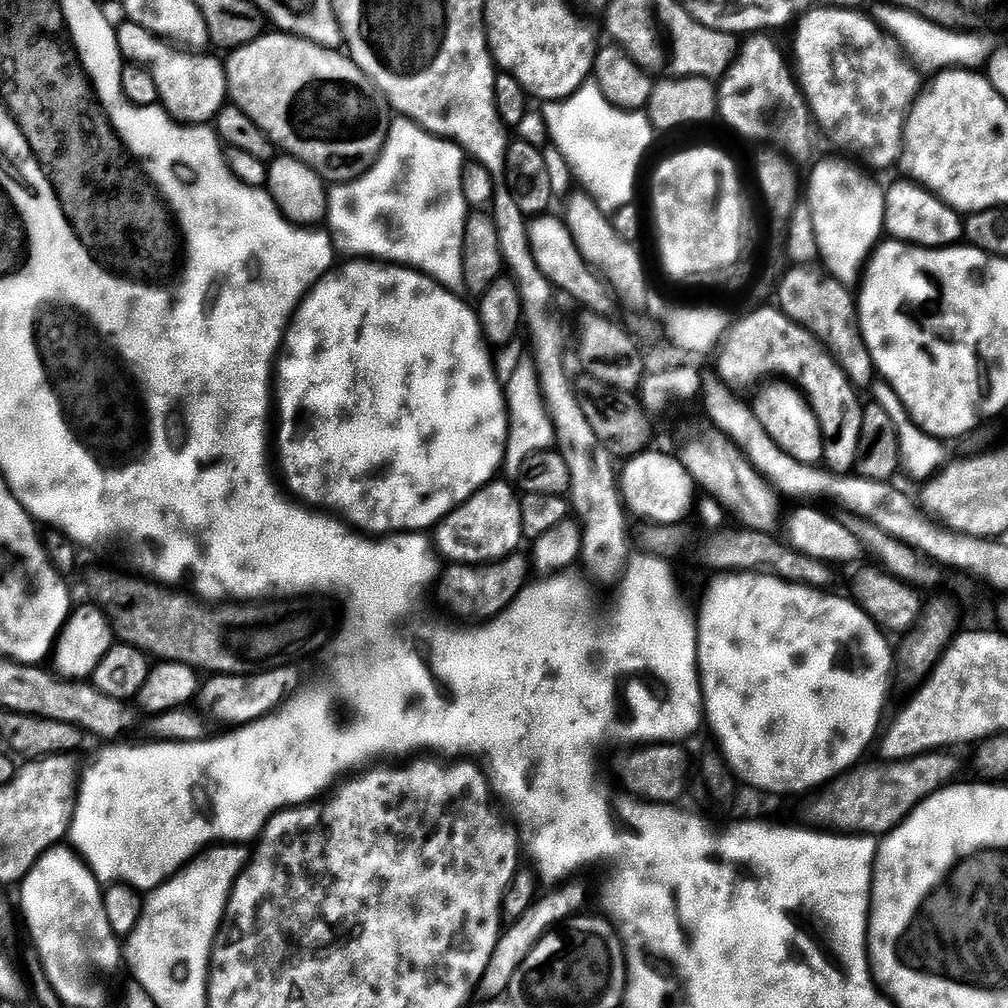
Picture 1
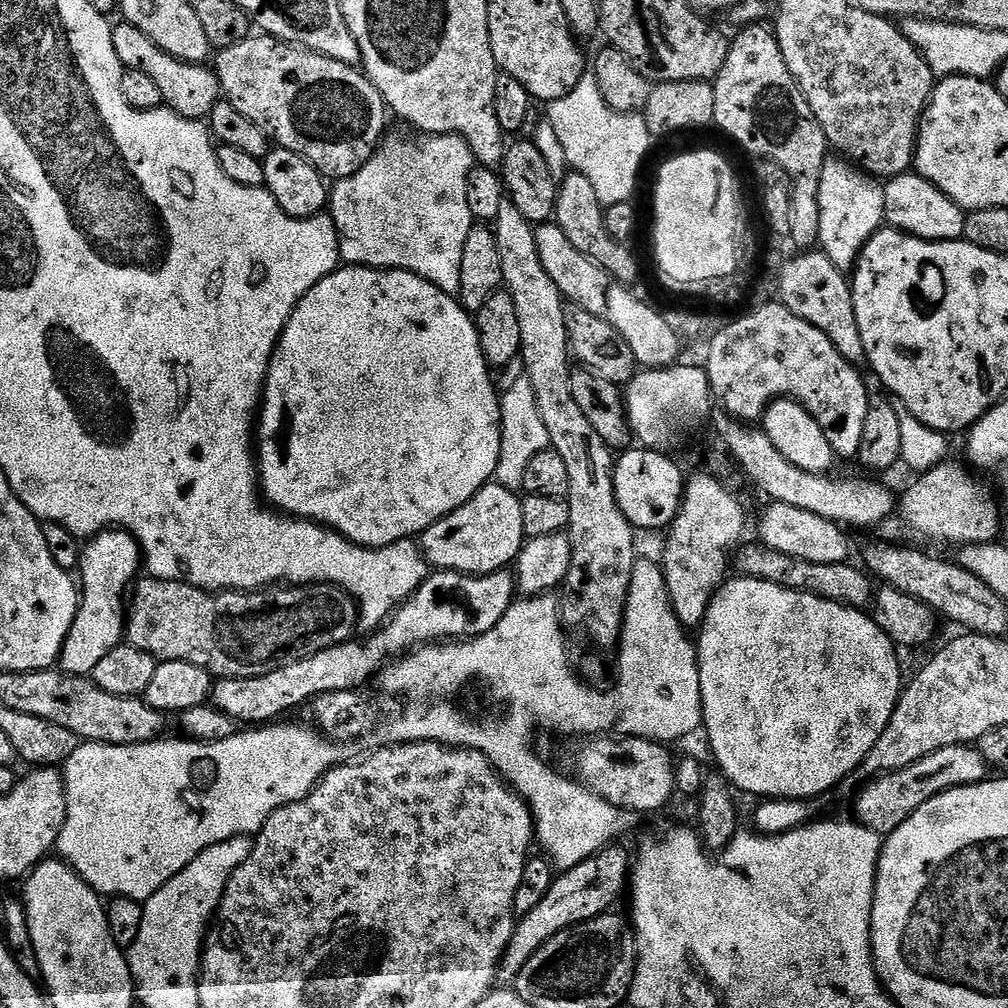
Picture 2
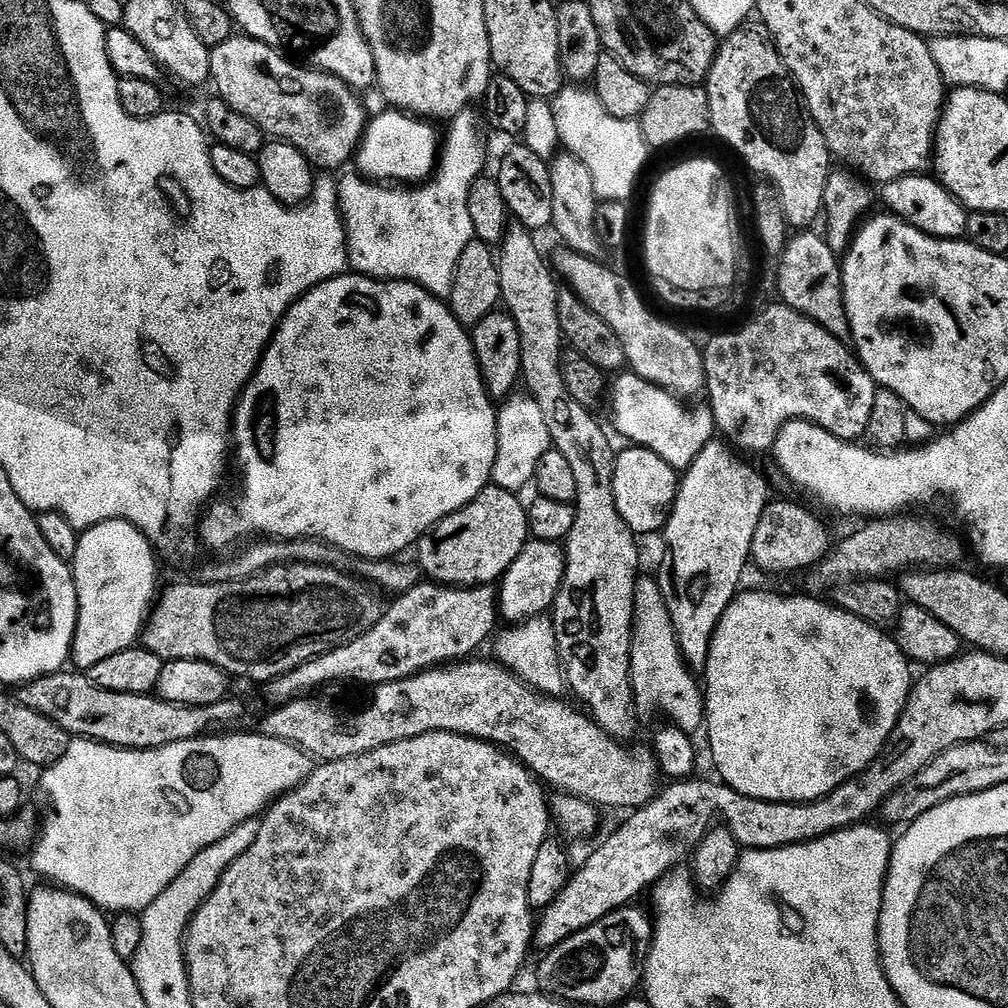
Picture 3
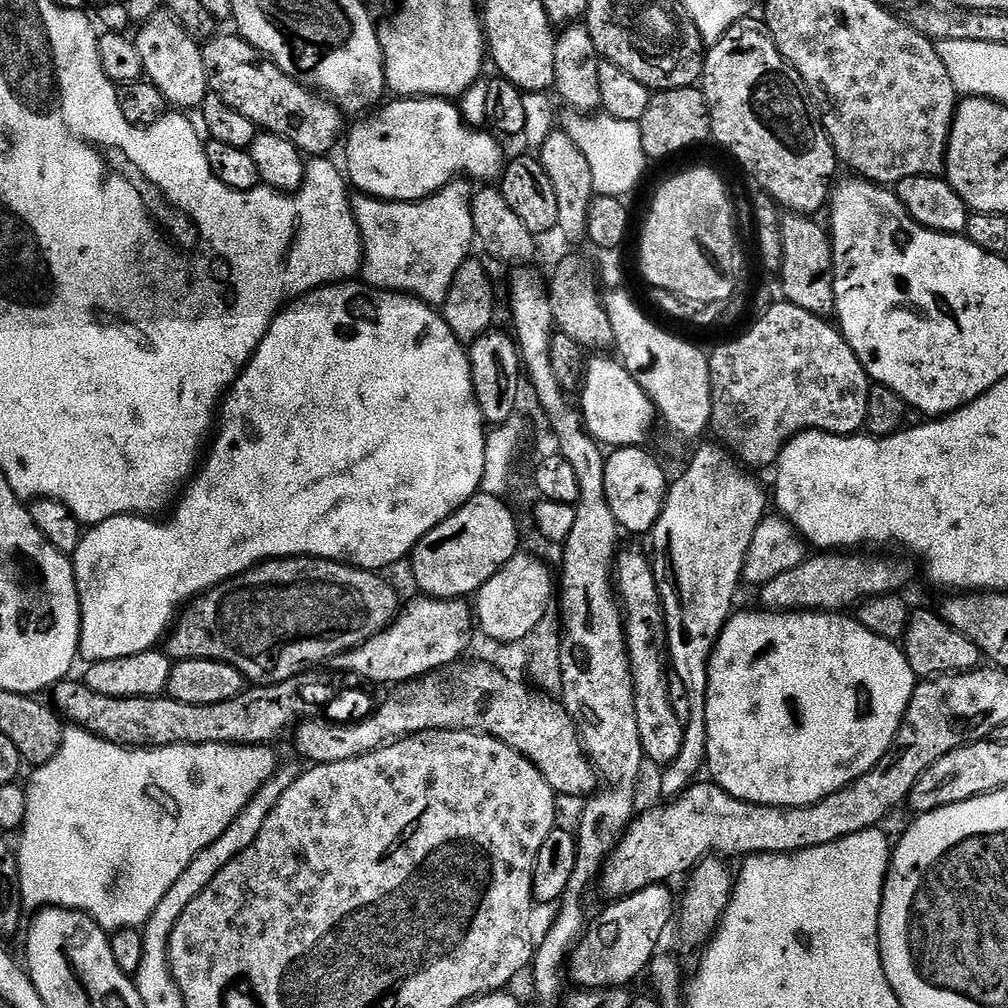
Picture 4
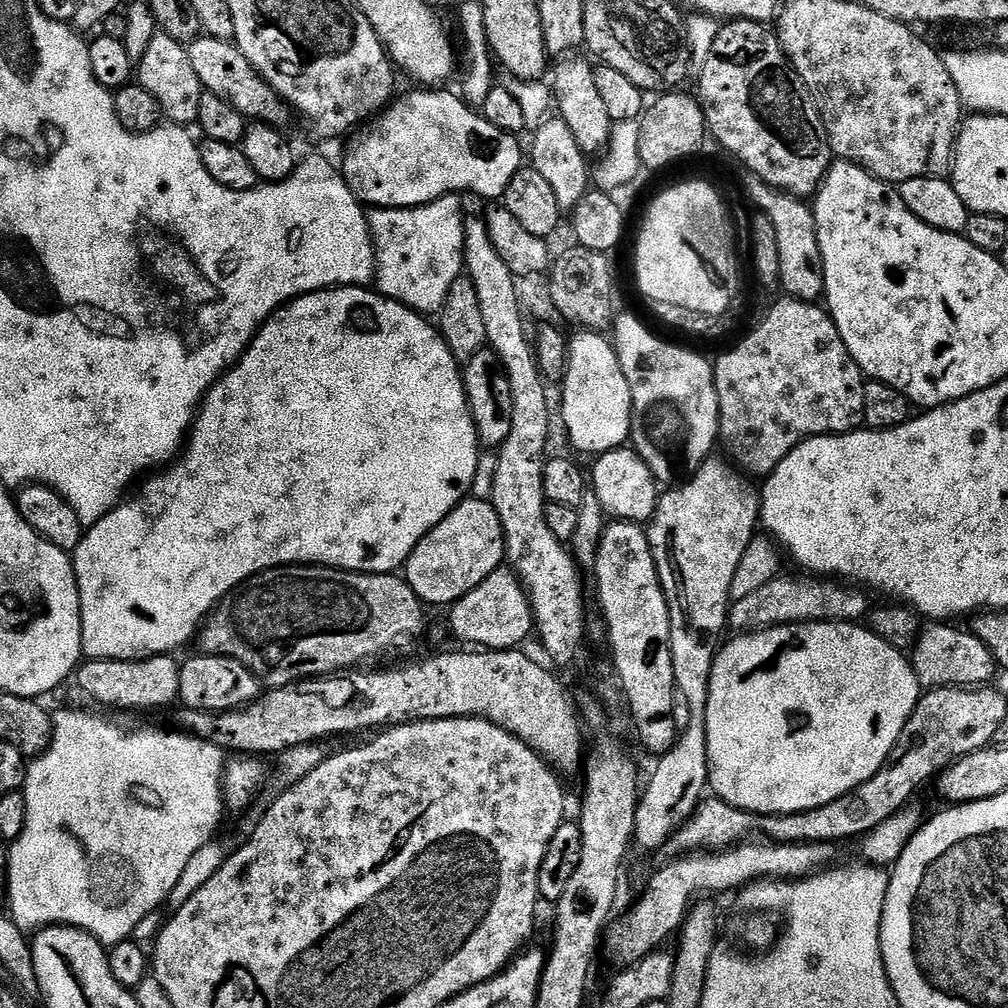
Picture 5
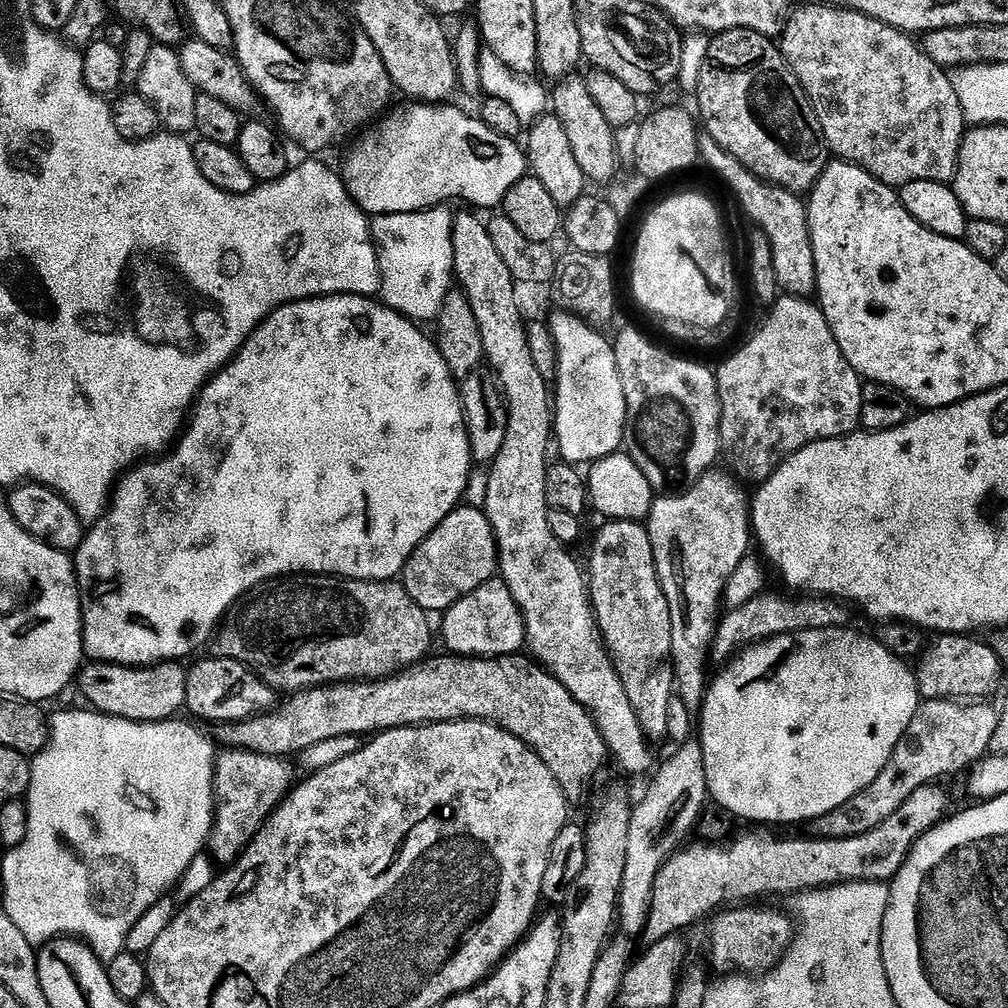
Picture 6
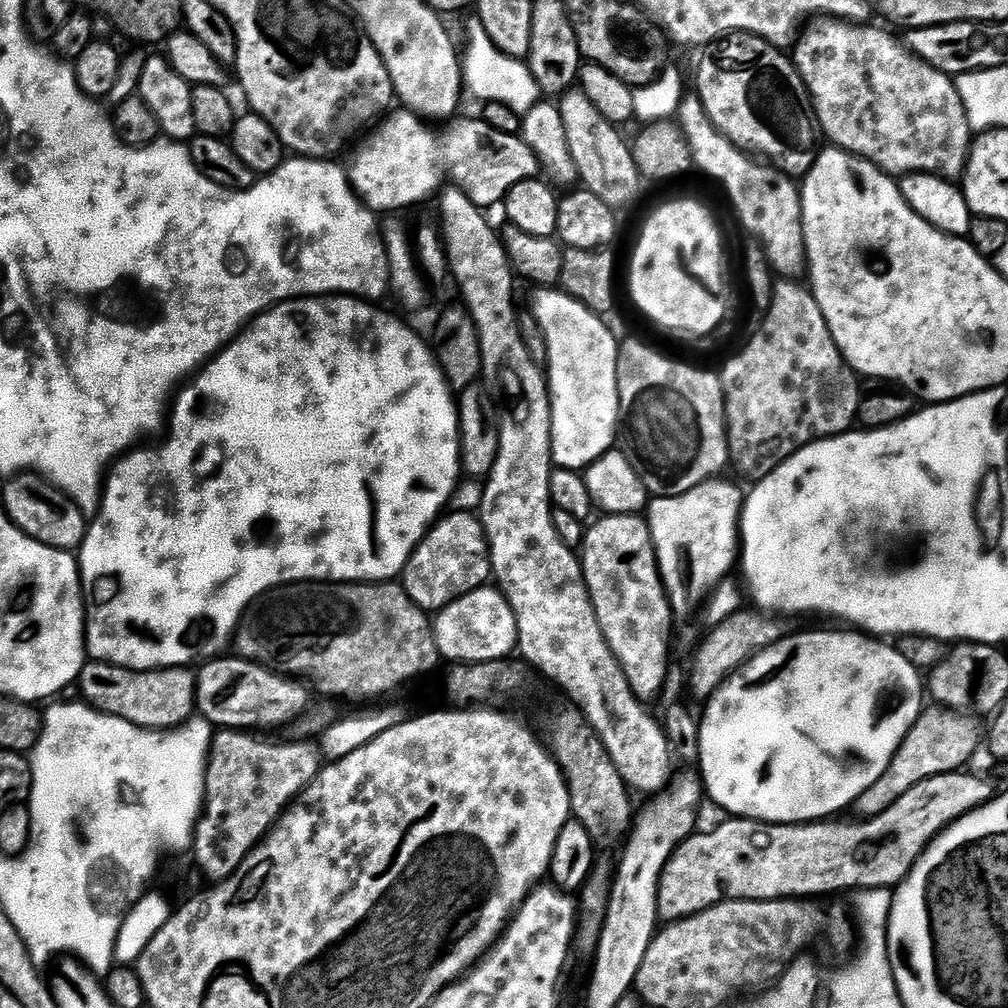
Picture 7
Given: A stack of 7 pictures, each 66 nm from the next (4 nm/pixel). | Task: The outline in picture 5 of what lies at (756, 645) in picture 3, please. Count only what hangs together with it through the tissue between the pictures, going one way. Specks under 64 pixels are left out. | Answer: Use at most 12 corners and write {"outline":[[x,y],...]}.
{"outline":[[860,622],[716,653],[708,783],[809,812],[888,761],[922,695]]}

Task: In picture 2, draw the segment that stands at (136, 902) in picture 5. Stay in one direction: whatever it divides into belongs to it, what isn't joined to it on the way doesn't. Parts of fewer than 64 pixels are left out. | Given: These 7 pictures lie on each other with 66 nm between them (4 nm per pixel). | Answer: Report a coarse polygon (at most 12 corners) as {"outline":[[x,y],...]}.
{"outline":[[300,724],[81,743],[59,855],[141,902],[345,759]]}

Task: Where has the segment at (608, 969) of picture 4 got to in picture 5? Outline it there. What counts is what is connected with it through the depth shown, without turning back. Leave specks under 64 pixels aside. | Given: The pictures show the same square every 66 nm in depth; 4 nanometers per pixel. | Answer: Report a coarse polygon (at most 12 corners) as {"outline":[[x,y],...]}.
{"outline":[[745,842],[660,868],[607,929],[620,966],[675,937],[708,892],[827,869],[830,844]]}

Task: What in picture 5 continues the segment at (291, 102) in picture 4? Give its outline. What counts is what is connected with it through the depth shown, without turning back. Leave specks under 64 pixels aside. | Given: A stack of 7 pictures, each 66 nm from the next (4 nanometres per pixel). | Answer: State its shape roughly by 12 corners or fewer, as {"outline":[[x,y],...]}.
{"outline":[[235,43],[187,45],[204,91],[249,121],[284,126],[288,105]]}

